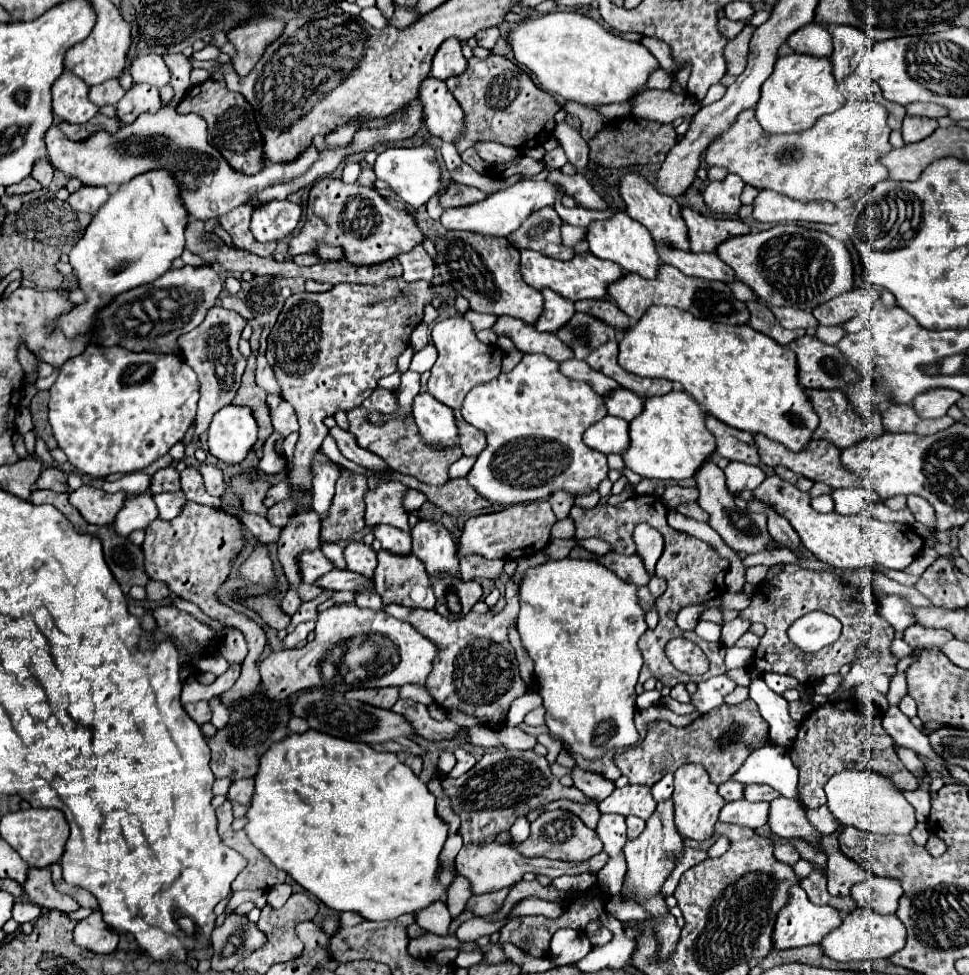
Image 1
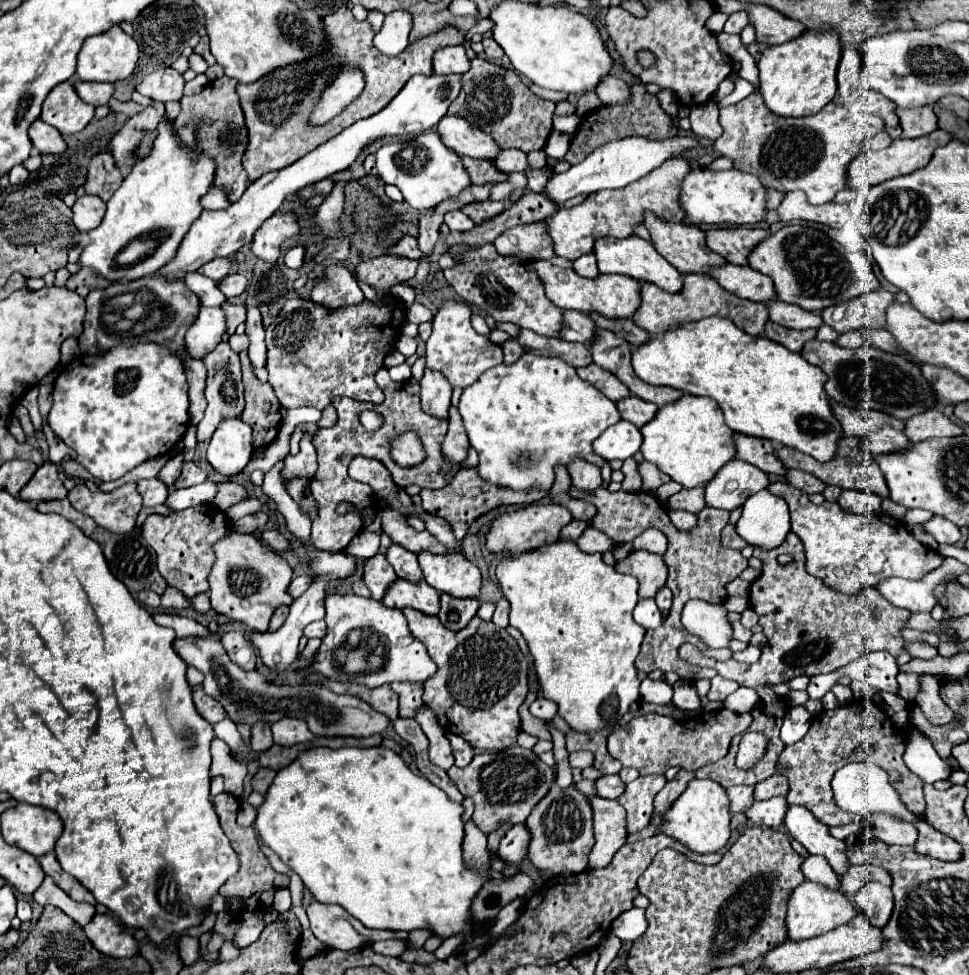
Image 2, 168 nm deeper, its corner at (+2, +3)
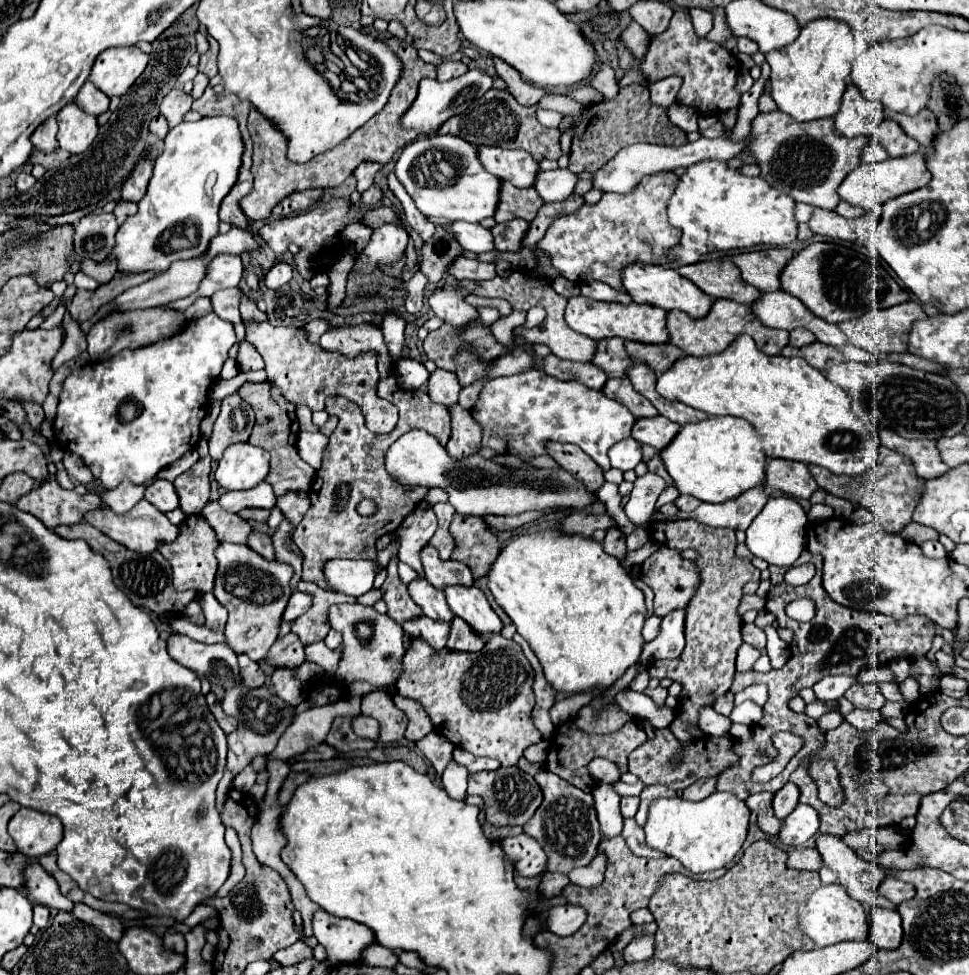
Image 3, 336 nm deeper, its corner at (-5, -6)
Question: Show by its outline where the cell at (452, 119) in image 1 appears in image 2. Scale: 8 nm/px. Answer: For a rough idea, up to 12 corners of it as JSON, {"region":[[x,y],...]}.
{"region":[[446,114],[436,130],[460,156],[492,160],[500,146],[466,118]]}

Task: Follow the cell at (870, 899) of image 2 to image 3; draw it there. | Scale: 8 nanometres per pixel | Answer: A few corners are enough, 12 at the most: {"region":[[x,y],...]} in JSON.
{"region":[[869,910],[868,939],[895,949],[903,939],[897,911]]}

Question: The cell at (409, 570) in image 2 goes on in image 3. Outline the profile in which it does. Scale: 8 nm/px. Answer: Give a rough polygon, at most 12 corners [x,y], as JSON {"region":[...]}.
{"region":[[417,577],[409,595],[429,619],[451,623],[445,593]]}

